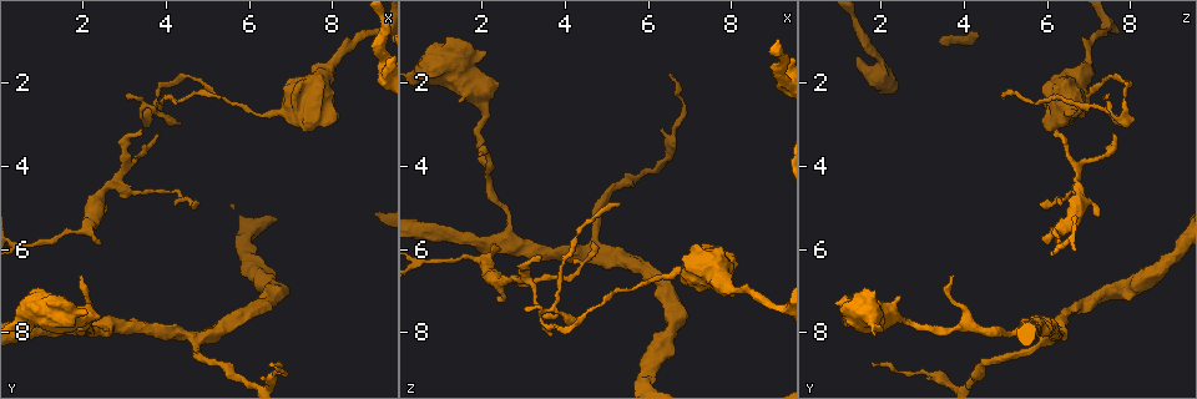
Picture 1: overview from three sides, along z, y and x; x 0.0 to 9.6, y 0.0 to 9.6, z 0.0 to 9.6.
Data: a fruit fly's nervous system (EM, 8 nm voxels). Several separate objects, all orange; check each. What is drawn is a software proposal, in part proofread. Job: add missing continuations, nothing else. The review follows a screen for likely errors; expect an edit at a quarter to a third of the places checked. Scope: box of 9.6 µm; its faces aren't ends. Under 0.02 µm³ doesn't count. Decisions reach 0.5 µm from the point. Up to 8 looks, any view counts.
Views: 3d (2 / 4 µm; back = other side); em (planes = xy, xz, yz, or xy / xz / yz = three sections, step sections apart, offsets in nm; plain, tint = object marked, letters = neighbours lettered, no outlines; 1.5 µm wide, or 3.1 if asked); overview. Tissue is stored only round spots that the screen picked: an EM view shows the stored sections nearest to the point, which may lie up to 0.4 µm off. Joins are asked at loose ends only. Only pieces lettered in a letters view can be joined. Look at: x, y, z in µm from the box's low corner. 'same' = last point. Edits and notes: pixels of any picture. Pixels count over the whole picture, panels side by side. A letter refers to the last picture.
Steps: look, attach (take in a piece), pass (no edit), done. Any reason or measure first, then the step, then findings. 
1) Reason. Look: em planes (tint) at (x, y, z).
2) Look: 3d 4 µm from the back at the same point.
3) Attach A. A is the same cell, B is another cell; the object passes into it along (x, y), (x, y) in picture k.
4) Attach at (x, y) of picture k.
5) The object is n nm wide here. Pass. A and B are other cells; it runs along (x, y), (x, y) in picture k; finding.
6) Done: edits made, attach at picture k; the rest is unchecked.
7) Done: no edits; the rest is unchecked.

Thin end. Look: em planes (letters) at (2.35, 5.20, 7.25).

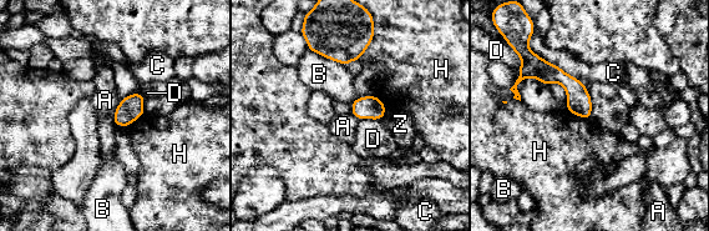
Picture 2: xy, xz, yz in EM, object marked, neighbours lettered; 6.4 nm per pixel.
The object is 140 nm wide here. Pass. A, B, C, D, H and Z are other cells; a border runs along (121, 99), (111, 116) in picture 2; no lettered piece goes on from it.

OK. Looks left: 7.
Branch stops here. Look: 3d 4 µm from the back at (1.90, 6.70, 3.80).

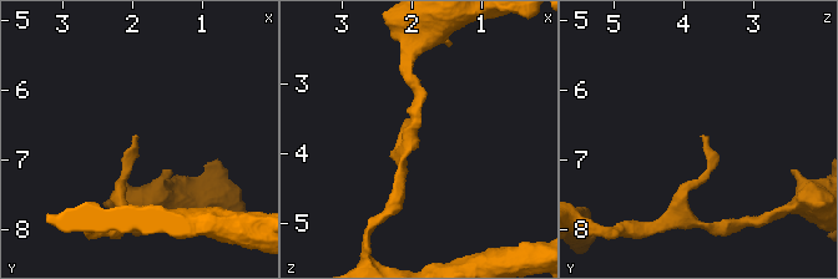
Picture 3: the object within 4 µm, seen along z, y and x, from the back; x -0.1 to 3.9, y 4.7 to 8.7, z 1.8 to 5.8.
Need the tissue. Look: em yz step 8 (tint) at (1.95, 6.65, 3.75).

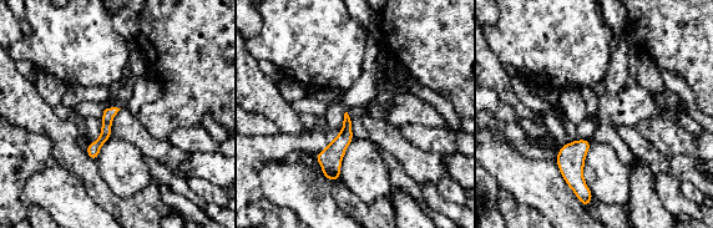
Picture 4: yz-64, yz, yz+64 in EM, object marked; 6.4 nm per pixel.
What lies round it. Look: em yz step 8 (letters) at the same point.

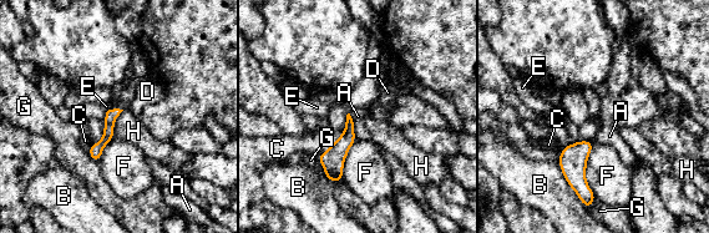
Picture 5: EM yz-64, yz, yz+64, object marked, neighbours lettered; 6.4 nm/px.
The longest contact is with F, 360 nm. Pass. A, B, C, D, E, F, G and H are other cells; a border runs along (123, 110), (115, 121), (114, 137) in picture 5; no lettered piece goes on from it.

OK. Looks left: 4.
Branch stops here. Look: em planes (letters) at (2.10, 7.55, 1.15).

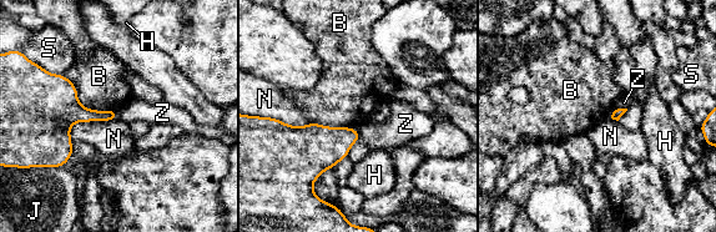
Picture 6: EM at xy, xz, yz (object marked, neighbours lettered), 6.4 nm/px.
Pass. B, H, J, N, S and Z are other cells; a border runs along (64, 74), (86, 107), (117, 111) in picture 6; none of them fits.

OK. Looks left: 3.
Done: no edits; the rest is unchecked.

